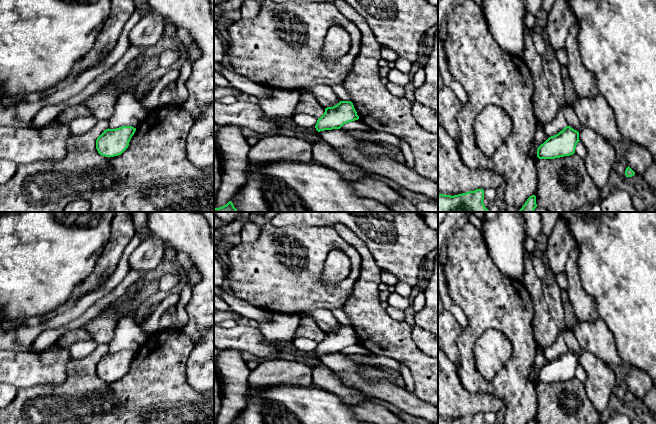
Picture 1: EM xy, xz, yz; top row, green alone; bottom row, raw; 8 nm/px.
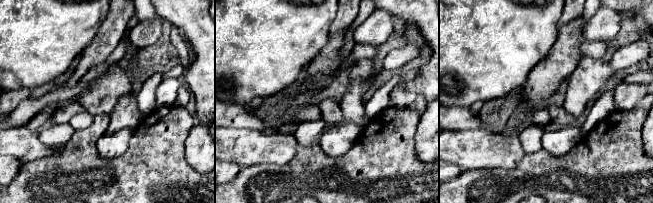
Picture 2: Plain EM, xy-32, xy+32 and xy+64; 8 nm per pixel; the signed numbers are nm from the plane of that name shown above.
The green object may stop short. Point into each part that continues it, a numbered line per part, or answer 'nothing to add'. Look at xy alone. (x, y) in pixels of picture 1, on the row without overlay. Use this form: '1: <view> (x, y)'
nothing to add

